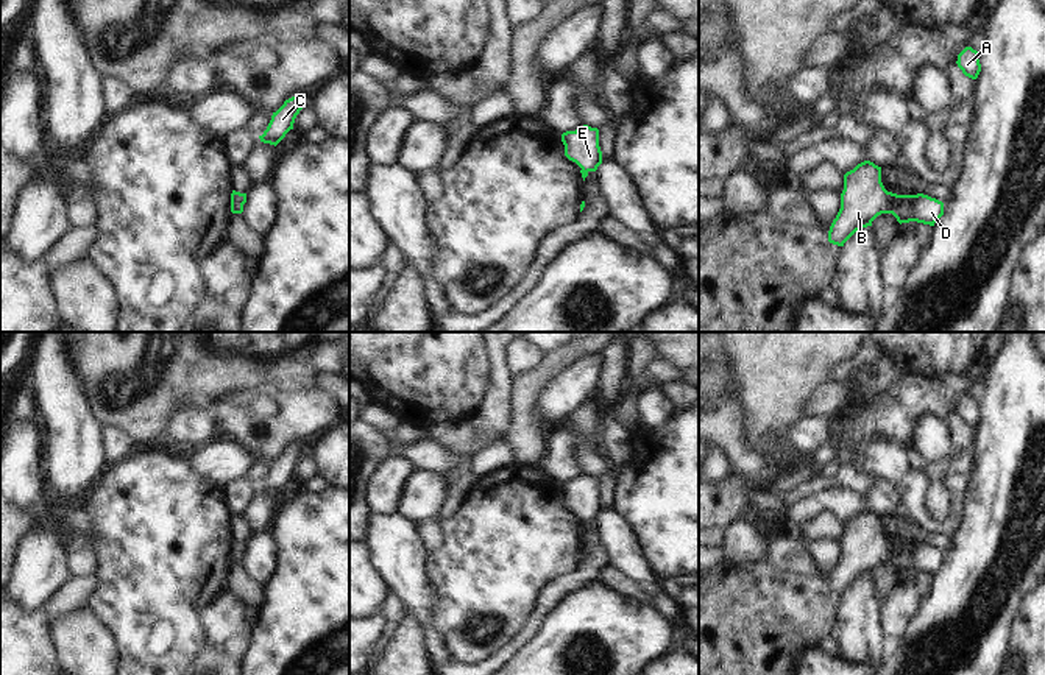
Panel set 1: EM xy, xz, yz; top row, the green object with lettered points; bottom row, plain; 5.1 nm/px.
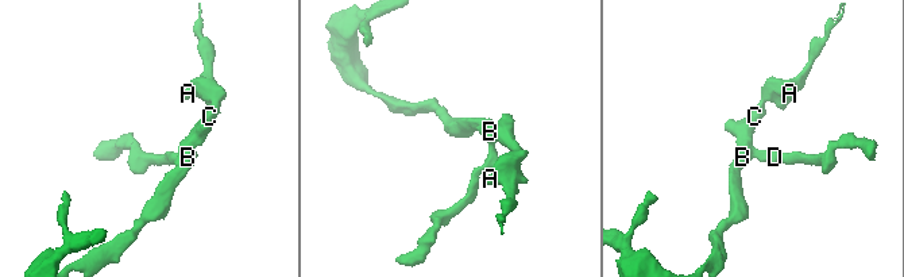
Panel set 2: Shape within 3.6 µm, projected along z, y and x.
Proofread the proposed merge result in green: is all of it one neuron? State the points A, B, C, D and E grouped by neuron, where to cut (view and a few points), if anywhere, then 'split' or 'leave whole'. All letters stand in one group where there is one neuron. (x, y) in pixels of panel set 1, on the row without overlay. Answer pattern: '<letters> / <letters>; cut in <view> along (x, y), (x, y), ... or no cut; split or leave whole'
A B C D E; no cut; leave whole

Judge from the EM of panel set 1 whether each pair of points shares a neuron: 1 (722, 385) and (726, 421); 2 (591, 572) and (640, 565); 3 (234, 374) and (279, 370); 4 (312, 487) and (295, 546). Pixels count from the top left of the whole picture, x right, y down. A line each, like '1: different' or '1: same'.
1: different
2: different
3: same
4: different

